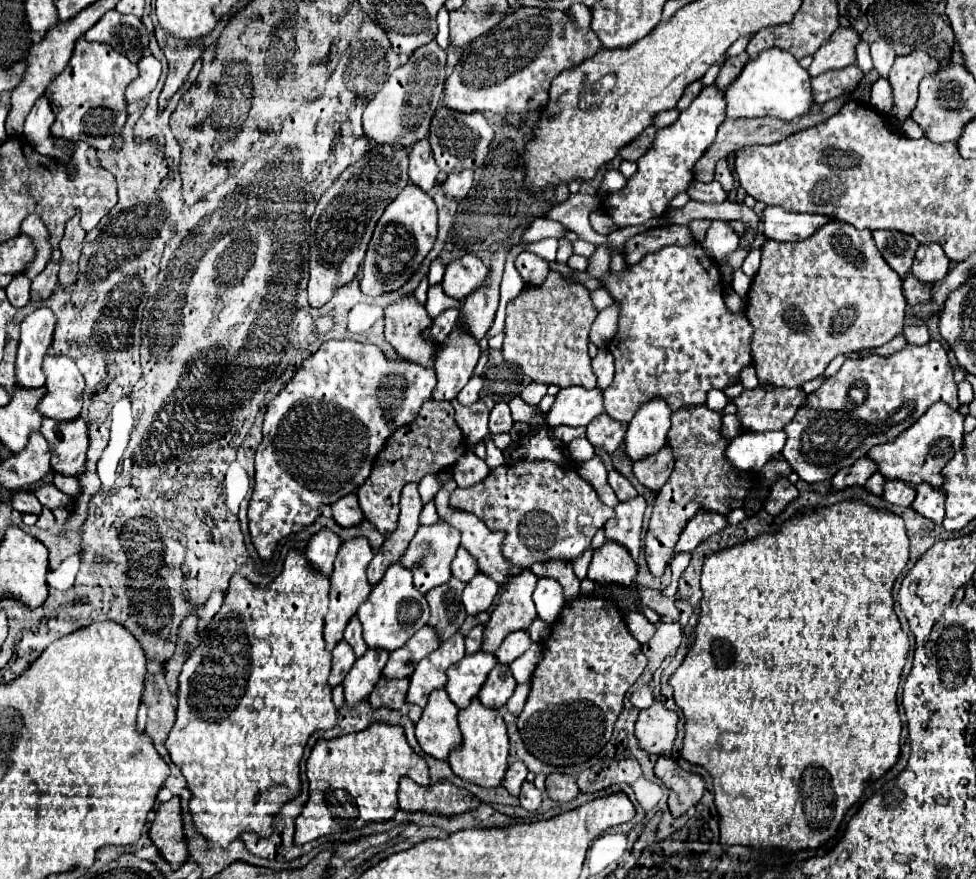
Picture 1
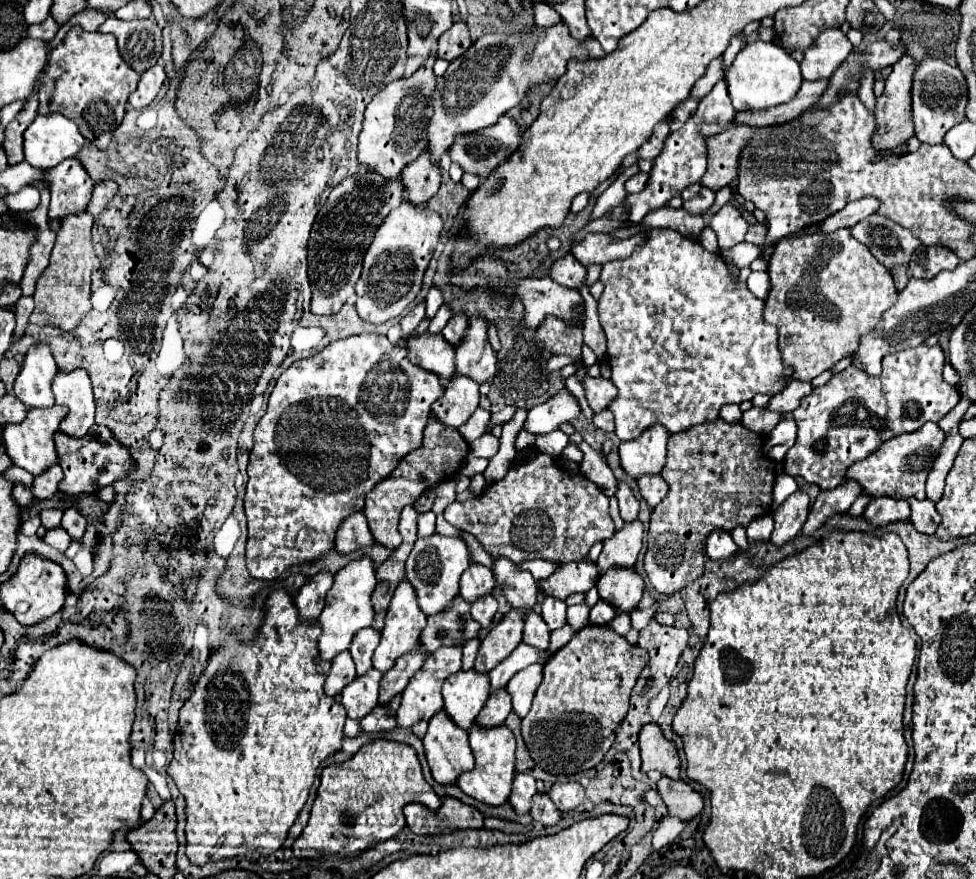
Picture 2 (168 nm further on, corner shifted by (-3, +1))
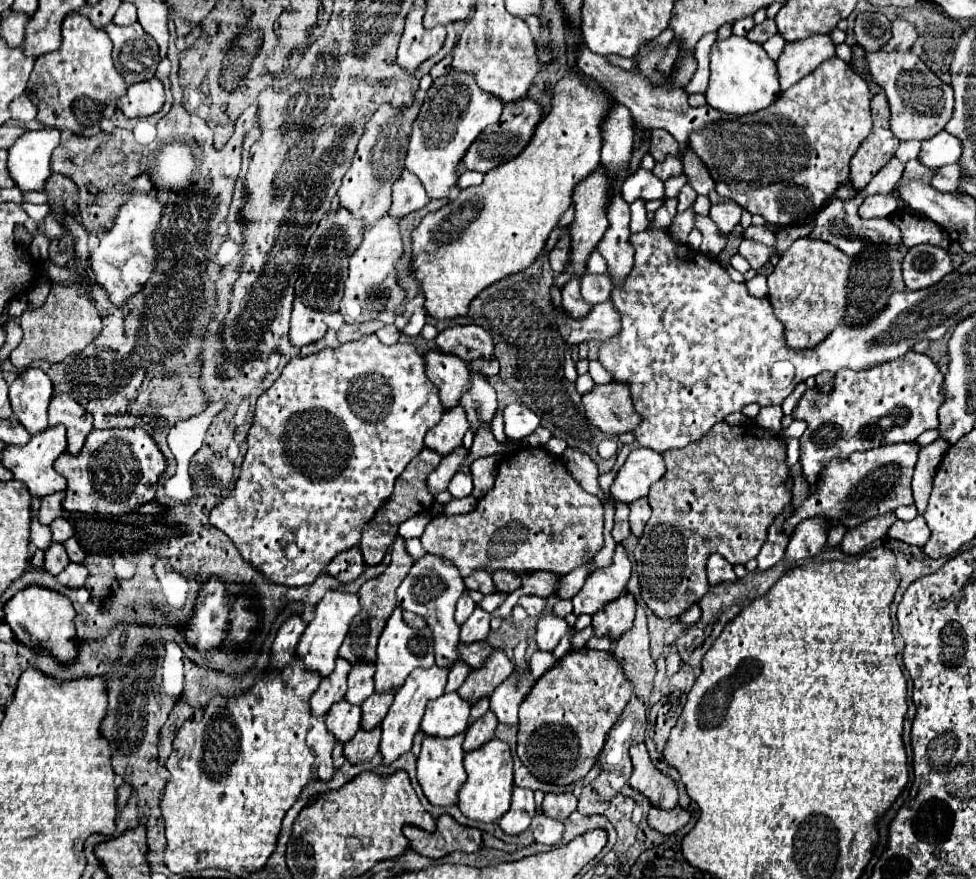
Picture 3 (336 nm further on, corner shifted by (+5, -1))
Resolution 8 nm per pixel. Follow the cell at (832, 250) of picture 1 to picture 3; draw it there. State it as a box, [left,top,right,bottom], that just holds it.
[767,237,853,349]

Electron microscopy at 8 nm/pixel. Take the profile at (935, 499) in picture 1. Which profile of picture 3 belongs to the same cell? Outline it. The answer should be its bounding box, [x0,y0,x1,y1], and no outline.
[887,515,931,547]

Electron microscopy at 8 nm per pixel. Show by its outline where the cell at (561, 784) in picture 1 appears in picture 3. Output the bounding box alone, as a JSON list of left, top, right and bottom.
[541,793,577,821]

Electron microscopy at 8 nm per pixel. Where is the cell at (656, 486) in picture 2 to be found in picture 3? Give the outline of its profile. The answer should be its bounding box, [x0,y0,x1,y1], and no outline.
[629,497,651,537]

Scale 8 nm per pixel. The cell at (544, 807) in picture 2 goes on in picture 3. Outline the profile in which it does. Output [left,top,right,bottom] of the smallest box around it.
[531,813,563,845]

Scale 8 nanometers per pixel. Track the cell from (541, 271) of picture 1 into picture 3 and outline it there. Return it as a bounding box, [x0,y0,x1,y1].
[561,277,587,317]

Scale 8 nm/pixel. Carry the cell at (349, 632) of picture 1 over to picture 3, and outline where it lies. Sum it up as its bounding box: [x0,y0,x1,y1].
[345,663,375,705]

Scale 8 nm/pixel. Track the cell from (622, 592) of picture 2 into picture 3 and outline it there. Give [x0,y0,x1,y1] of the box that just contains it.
[593,593,635,639]

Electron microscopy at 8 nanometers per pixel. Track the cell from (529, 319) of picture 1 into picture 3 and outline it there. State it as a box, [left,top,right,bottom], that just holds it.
[583,381,639,435]

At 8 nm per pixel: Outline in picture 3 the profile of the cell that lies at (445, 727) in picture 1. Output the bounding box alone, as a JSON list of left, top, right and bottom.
[417,735,467,807]

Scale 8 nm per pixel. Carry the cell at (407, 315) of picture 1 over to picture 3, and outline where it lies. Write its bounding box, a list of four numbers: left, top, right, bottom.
[423,349,469,407]

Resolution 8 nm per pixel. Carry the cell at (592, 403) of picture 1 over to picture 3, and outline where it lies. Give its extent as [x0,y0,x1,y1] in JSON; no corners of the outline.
[503,403,539,441]

